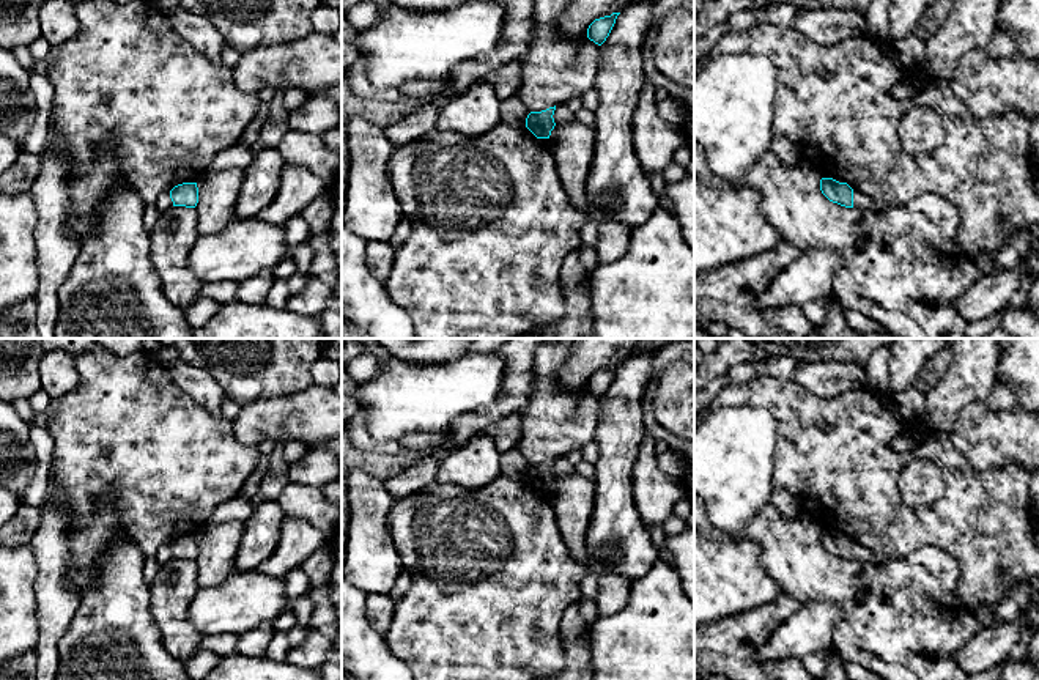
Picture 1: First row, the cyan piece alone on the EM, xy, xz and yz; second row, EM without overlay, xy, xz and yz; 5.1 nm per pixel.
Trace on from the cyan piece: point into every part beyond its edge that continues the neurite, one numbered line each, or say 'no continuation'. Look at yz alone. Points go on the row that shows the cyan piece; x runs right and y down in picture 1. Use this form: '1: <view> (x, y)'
1: yz (860, 200)

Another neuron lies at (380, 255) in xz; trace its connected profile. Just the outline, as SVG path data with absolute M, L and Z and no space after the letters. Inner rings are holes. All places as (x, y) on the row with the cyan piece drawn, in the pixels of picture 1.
M368 241L365 261L370 274L384 282L392 269L395 249L389 242Z

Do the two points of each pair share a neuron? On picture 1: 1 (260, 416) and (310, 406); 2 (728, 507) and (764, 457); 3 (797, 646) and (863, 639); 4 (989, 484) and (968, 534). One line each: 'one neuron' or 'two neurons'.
1: one neuron
2: one neuron
3: two neurons
4: one neuron

